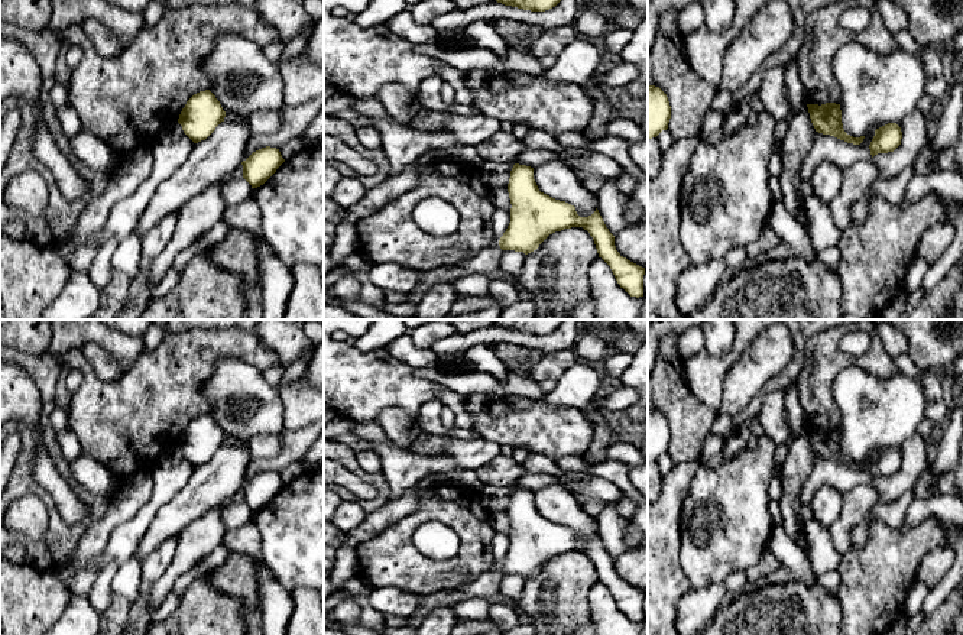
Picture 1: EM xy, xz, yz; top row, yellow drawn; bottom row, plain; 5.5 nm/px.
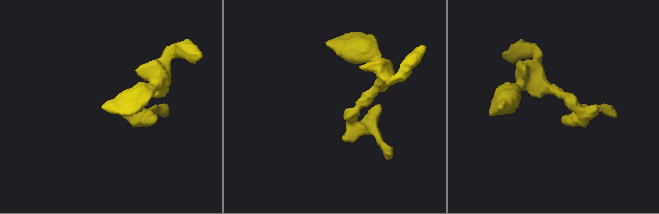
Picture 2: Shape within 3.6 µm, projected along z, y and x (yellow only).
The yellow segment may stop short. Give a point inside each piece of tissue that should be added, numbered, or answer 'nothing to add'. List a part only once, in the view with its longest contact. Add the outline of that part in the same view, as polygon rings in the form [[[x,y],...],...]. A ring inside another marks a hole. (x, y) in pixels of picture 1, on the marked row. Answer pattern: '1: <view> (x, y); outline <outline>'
1: xz (485, 262); outline [[[492,243],[484,250],[476,253],[473,257],[460,262],[457,276],[450,281],[451,284],[468,275],[489,275],[499,268],[502,249],[497,243]]]

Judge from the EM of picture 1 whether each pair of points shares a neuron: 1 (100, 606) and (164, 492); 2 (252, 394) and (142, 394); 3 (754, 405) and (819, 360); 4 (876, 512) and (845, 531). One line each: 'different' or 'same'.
1: same
2: different
3: different
4: different

